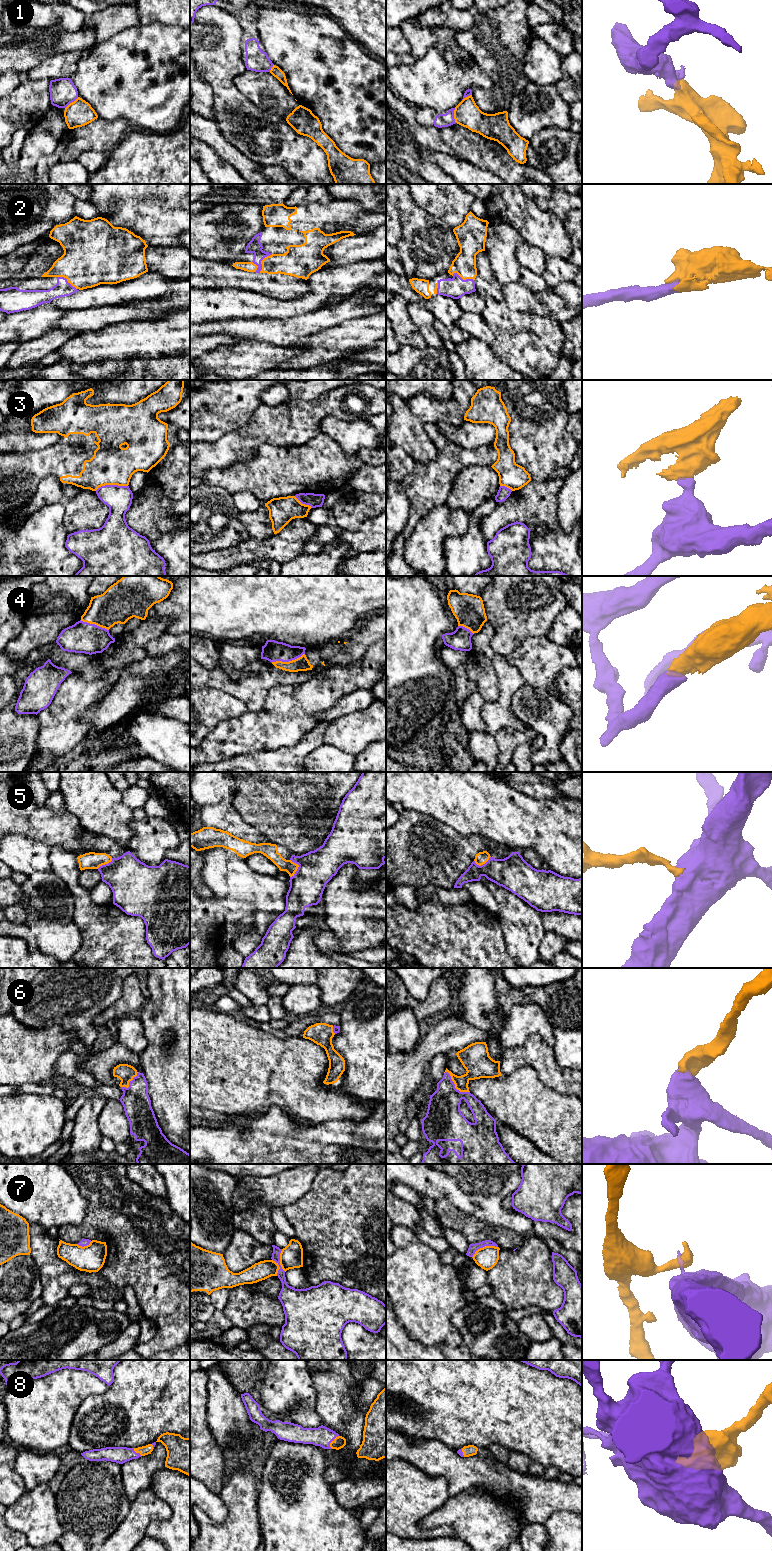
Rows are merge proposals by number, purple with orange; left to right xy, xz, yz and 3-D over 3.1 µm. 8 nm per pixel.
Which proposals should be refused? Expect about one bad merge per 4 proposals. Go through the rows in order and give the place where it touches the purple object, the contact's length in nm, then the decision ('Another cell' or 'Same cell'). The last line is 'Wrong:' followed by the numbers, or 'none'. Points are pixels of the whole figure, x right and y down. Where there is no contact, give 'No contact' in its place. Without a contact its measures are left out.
1: Touches purple at yz (453, 115). Shared border 120 nm. Another cell
2: Touches purple at xz (261, 260). Shared border 190 nm. Same cell
3: Touches purple at xy (111, 485). Shared border 260 nm. Another cell
4: Touches purple at xz (287, 661). Shared border 280 nm. Same cell
5: Touches purple at xz (298, 867). Shared border 150 nm. Same cell
6: Touches purple at yz (454, 1086). Shared border 260 nm. Same cell
7: Touches purple at xz (279, 1262). Shared border 220 nm. Another cell
8: Touches purple at xz (331, 1441). Shared border 130 nm. Same cell
Wrong: 1, 3, 7

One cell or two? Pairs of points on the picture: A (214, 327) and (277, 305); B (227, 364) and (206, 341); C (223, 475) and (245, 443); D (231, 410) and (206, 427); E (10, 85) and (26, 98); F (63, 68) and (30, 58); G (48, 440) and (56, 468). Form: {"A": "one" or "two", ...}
{"A": "two", "B": "two", "C": "two", "D": "one", "E": "two", "F": "two", "G": "two"}

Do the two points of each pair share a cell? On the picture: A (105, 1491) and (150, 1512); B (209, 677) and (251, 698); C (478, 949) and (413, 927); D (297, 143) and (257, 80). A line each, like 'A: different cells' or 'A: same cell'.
A: different cells
B: same cell
C: same cell
D: different cells

